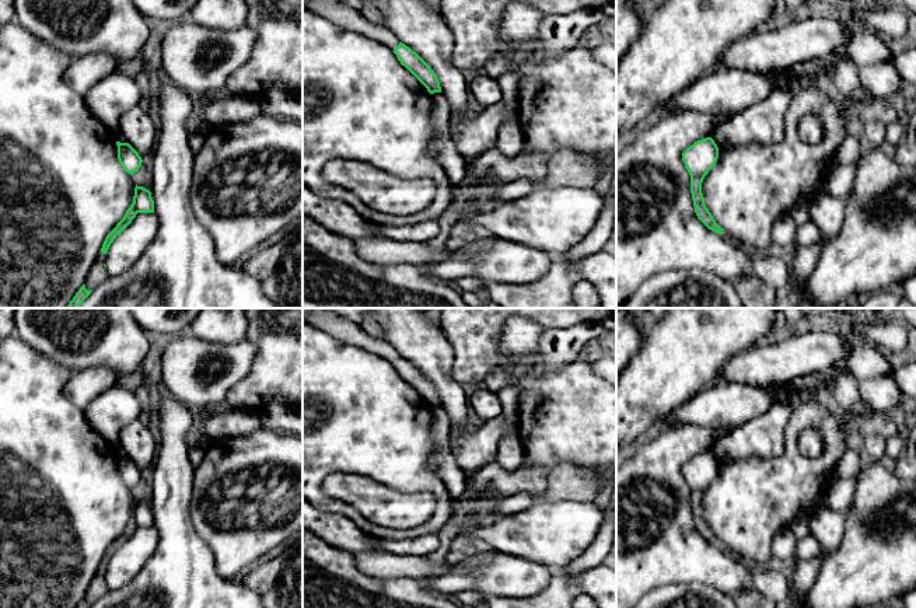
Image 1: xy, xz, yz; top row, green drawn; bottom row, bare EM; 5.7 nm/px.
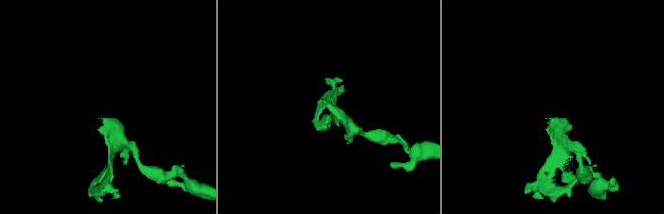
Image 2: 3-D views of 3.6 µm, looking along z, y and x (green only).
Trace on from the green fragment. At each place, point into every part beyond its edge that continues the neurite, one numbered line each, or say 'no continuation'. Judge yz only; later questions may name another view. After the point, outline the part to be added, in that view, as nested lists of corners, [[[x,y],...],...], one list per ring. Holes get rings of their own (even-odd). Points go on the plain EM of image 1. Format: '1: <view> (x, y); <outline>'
no continuation

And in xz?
1: xz (327, 320); [[[311,308],[303,312],[307,324],[326,332],[340,342],[373,352],[392,364],[399,359],[399,352],[382,339],[373,338],[359,324],[342,317],[332,308]]]

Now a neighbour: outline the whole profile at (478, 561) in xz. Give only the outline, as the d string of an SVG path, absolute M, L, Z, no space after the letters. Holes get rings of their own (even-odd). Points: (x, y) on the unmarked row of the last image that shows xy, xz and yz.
M487 551L482 553L476 553L473 556L469 556L455 565L464 565L469 567L472 572L478 572L480 567L486 566L490 560L490 558L496 553L496 551Z

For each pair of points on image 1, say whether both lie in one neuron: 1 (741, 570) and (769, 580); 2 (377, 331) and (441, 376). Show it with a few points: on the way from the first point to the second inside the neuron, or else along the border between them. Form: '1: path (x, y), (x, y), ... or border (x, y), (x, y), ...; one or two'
1: path (748, 576), (762, 579); one
2: border (378, 322), (385, 339); two

